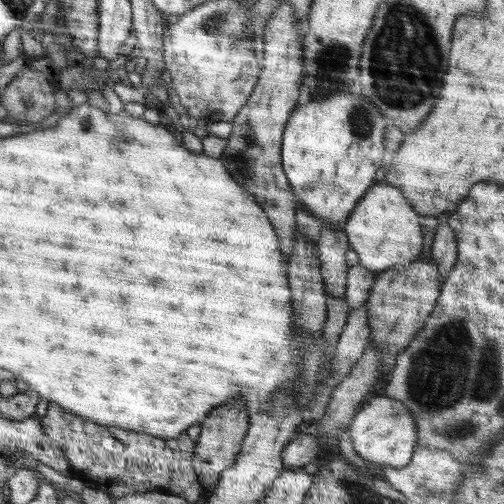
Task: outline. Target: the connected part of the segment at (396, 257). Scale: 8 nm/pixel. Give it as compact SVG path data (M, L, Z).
M384 182L374 183L367 191L362 200L356 204L351 215L343 228L347 234L349 246L360 259L360 265L374 273L376 276L386 272L388 268L412 268L415 261L422 253L422 219L420 215L408 204L404 194L394 186Z

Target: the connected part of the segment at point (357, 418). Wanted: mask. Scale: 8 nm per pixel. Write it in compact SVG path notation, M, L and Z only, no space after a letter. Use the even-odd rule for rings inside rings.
M377 392L354 415L348 428L354 452L366 460L370 467L380 465L383 468L402 468L406 466L416 449L417 430L412 415L406 411L406 407L393 398L388 398L381 392Z

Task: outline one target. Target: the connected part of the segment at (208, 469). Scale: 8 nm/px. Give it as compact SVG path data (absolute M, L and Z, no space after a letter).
M228 402L226 406L212 410L210 416L201 423L201 433L195 442L191 463L204 493L209 493L217 485L221 472L236 462L248 427L249 417L243 402Z

